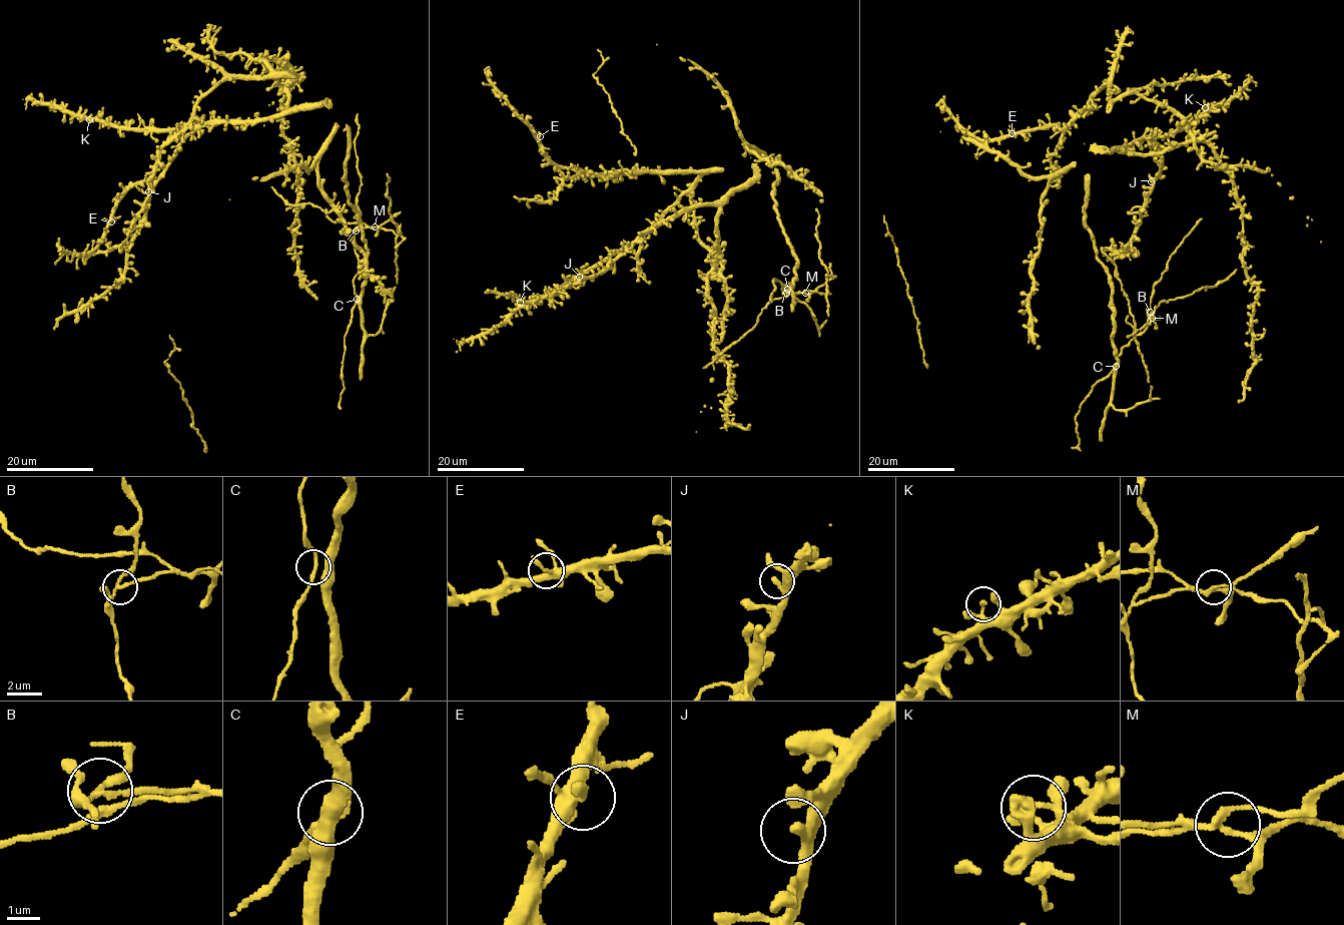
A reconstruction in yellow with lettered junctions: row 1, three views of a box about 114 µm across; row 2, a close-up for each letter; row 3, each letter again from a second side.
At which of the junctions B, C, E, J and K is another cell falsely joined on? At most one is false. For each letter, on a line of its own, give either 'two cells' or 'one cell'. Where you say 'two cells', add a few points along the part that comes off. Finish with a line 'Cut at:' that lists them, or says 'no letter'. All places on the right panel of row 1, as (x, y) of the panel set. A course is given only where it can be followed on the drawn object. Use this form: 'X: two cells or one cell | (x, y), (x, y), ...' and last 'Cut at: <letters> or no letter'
B: two cells | (1150, 312), (1153, 313), (1155, 306), (1164, 300), (1185, 297), (1204, 287), (1218, 285), (1236, 269)
C: one cell
E: one cell
J: one cell
K: one cell
Cut at: B

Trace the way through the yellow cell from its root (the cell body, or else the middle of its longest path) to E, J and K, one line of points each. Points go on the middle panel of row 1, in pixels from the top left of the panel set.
E: (693, 212), (690, 193), (699, 173), (625, 171), (590, 176), (550, 161), (540, 136)
J: (693, 212), (696, 235), (717, 260), (718, 207), (704, 205), (685, 208), (643, 230), (595, 277), (579, 277)
K: (693, 212), (696, 235), (717, 260), (718, 207), (693, 206), (643, 230), (625, 247), (548, 293), (520, 302)

